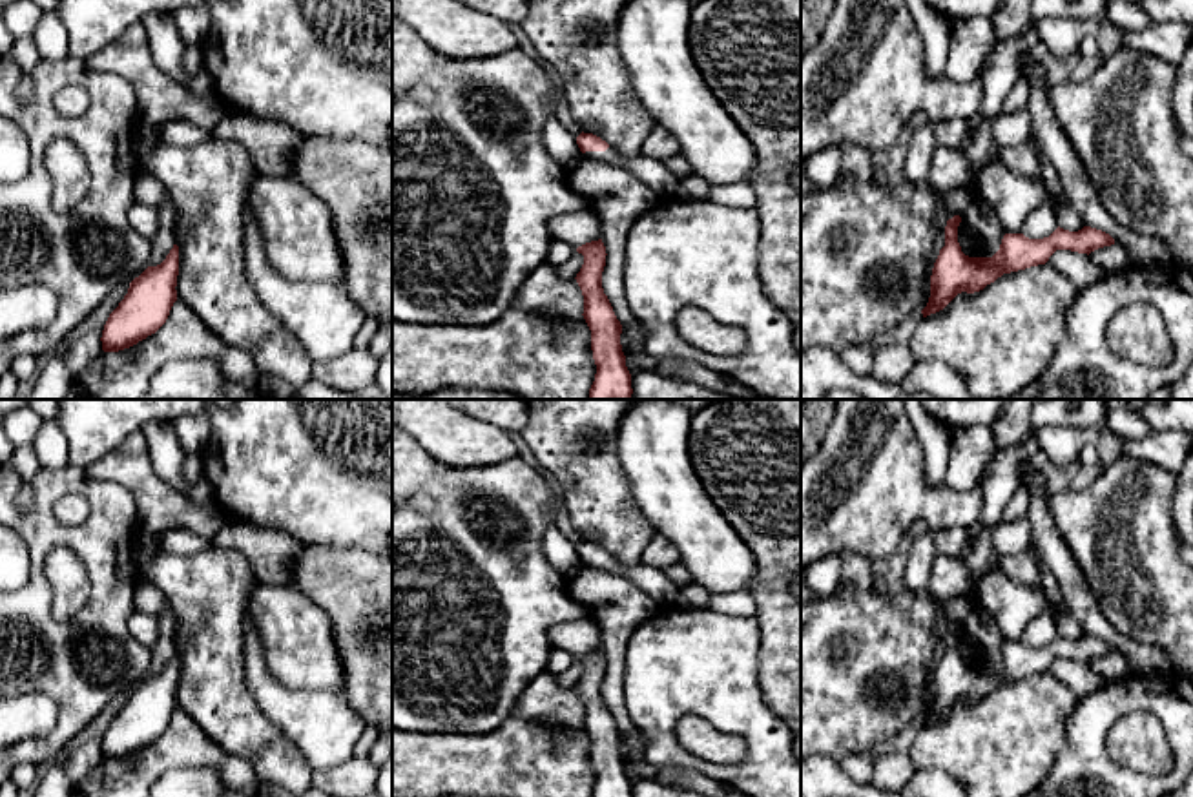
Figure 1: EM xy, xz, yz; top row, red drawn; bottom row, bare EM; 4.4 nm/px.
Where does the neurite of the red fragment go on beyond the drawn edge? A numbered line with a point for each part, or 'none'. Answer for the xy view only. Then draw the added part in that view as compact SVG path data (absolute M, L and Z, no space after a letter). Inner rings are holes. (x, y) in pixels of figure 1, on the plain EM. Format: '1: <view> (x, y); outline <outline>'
none

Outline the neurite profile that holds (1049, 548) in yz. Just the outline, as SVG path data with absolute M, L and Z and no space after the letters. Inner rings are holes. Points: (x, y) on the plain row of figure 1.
M1022 471L1022 483L1029 487L1031 551L1034 558L1056 578L1071 616L1080 624L1084 635L1109 642L1129 666L1133 678L1166 677L1171 658L1160 647L1138 644L1116 631L1098 609L1089 580L1082 573L1073 549L1060 536L1049 509L1049 492L1040 474L1027 476Z

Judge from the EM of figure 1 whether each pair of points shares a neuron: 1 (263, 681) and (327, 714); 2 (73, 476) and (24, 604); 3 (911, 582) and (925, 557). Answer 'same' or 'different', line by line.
1: same
2: same
3: same

